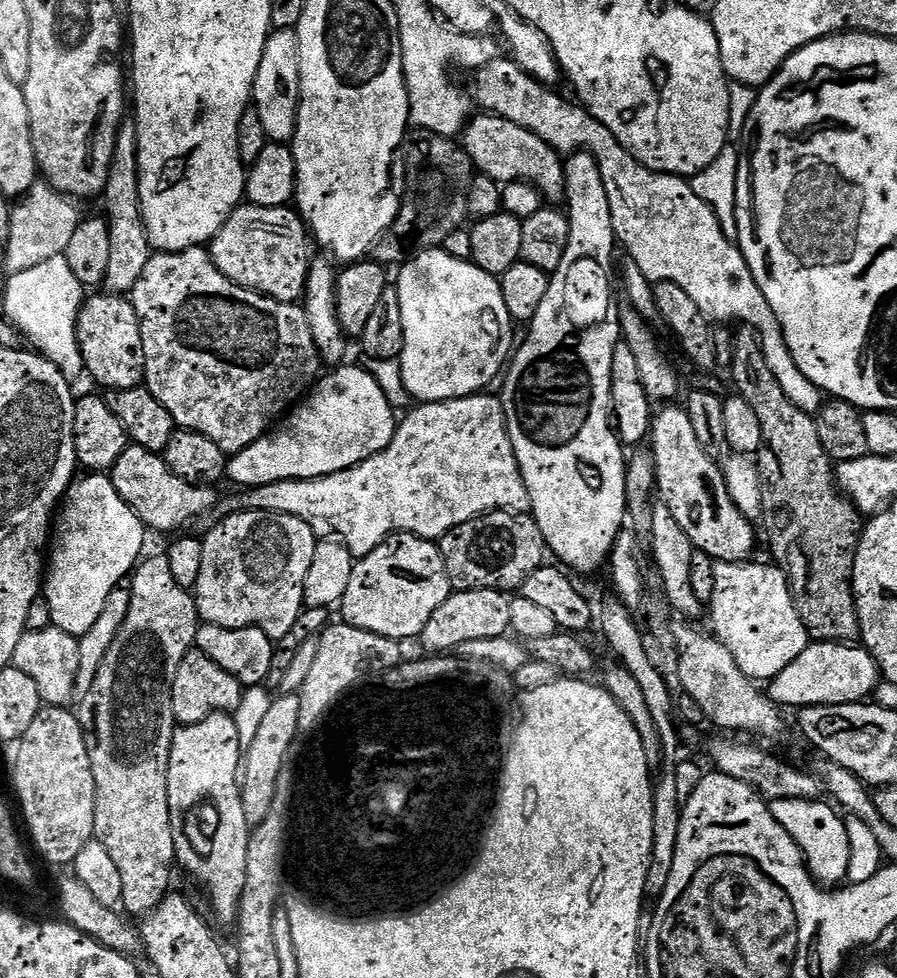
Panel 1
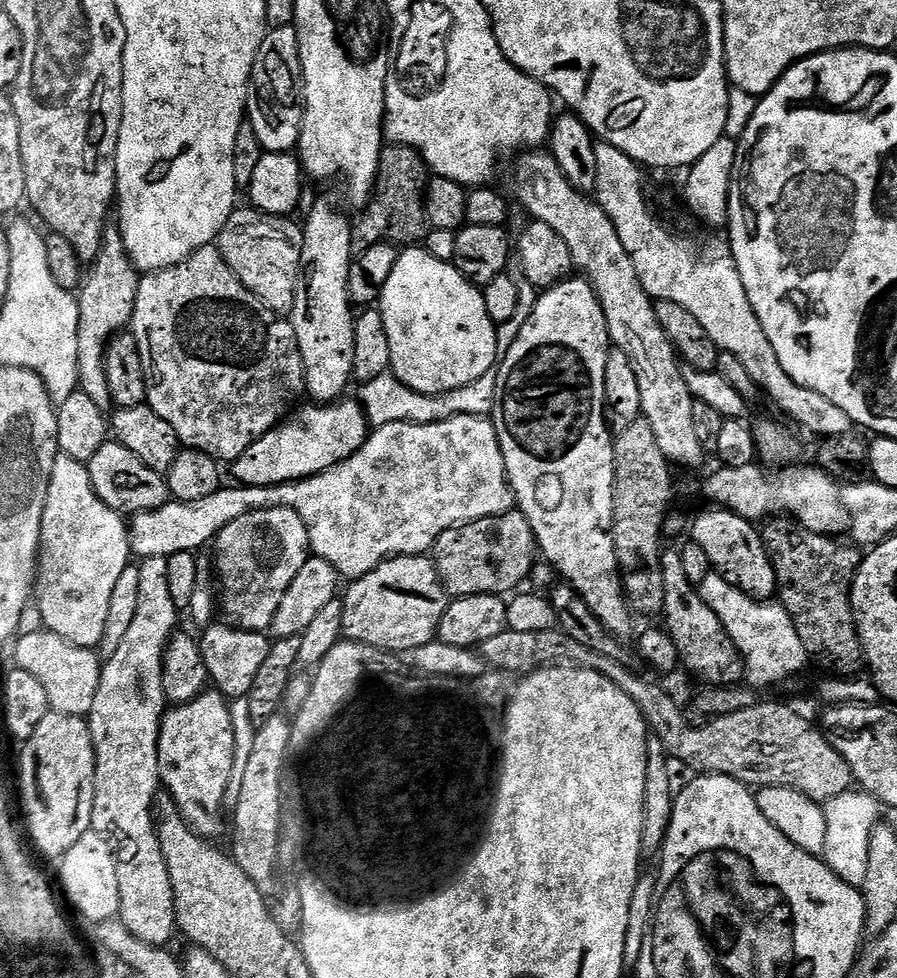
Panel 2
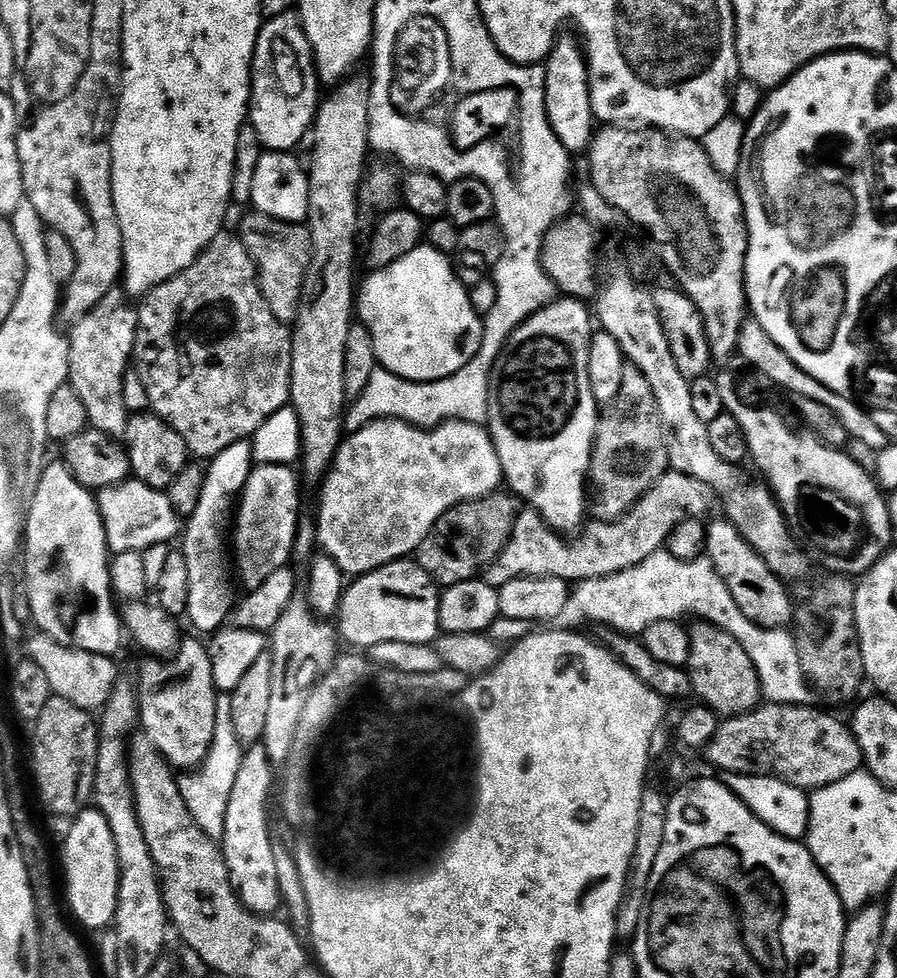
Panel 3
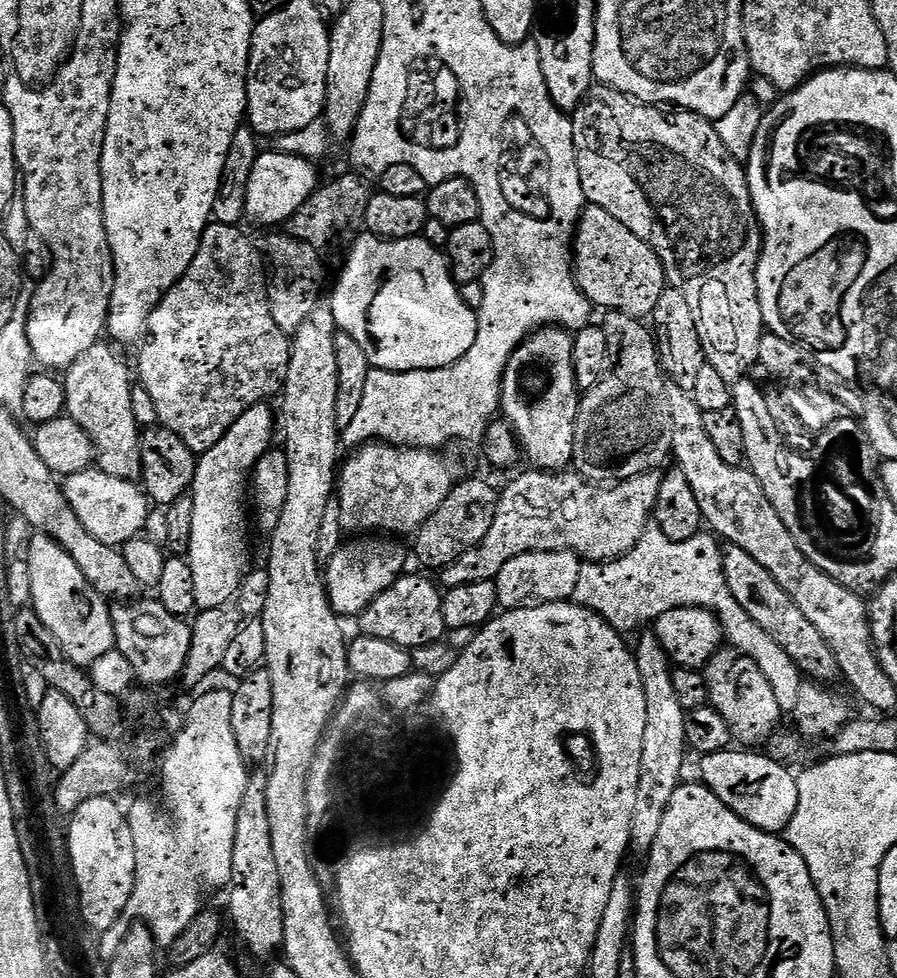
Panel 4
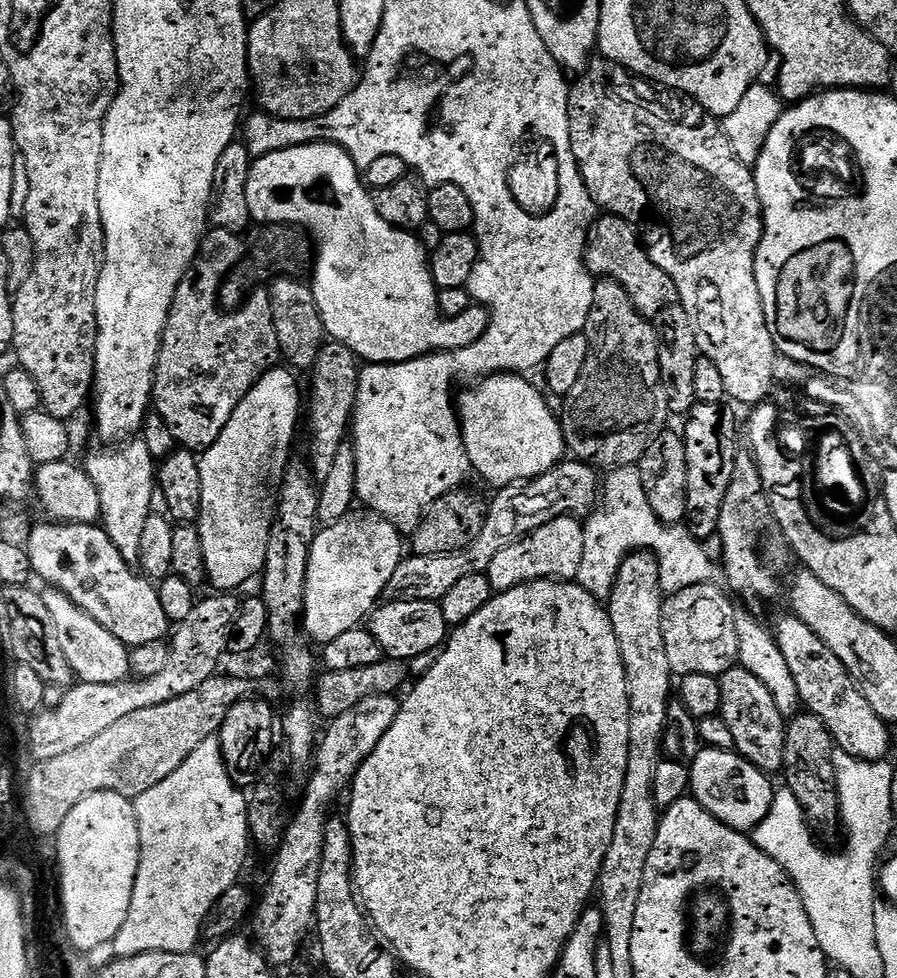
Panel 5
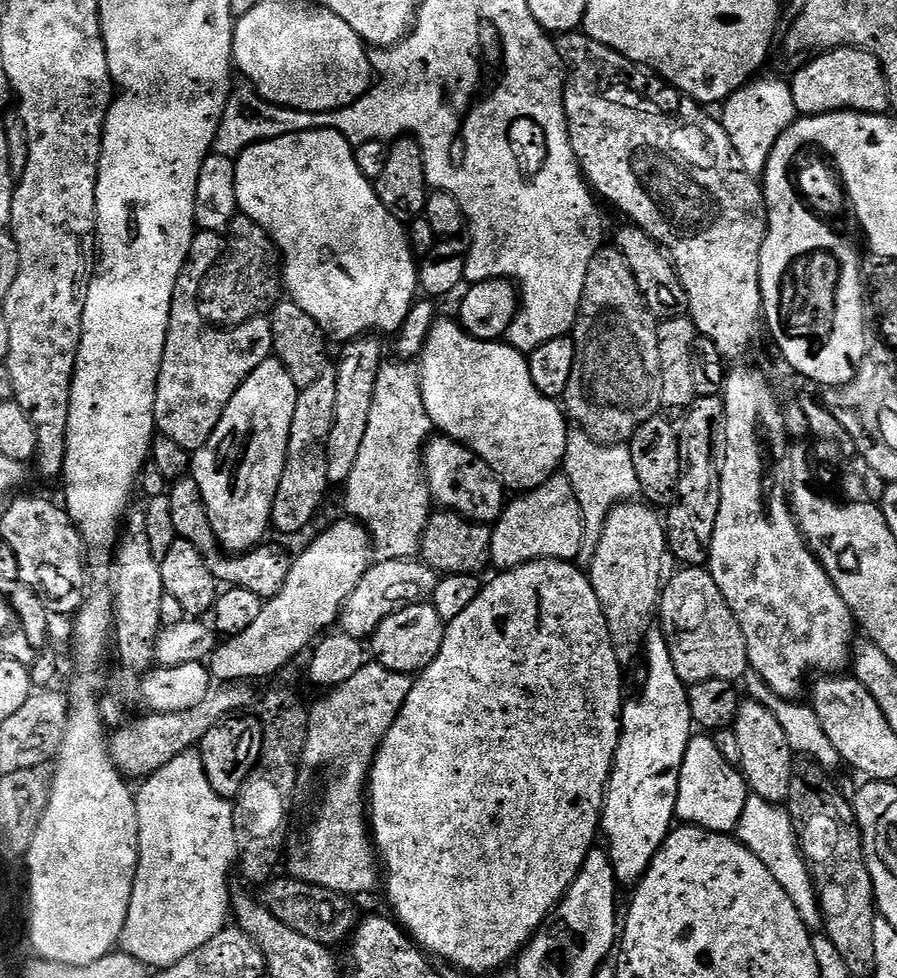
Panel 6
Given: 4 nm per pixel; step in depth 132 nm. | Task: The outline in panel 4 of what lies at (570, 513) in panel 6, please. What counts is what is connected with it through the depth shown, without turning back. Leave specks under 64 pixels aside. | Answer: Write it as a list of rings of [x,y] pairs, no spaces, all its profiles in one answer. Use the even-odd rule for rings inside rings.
[[[531,552],[510,558],[494,577],[499,607],[511,610],[533,604],[553,604],[559,600],[571,601],[576,595],[581,563],[580,557],[572,552]]]

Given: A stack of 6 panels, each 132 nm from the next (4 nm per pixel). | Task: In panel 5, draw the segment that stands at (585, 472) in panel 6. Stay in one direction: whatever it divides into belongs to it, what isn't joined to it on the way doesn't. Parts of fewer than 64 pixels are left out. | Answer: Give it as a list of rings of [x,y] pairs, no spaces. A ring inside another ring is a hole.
[[[616,468],[609,471],[605,482],[602,482],[602,501],[599,506],[587,515],[585,519],[582,546],[582,564],[578,566],[578,574],[575,583],[585,588],[591,596],[597,598],[607,598],[612,593],[612,585],[616,582],[616,571],[620,568],[620,563],[624,557],[637,551],[647,550],[657,557],[660,562],[660,589],[666,594],[671,594],[699,584],[713,583],[718,576],[718,564],[708,557],[708,552],[703,543],[697,540],[687,527],[664,524],[654,514],[650,507],[646,492],[642,489],[642,480],[639,469]]]

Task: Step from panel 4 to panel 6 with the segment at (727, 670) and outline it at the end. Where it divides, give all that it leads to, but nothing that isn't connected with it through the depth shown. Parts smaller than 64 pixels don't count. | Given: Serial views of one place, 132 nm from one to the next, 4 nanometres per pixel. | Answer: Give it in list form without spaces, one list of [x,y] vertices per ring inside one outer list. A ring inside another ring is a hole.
[[[748,698],[740,705],[734,731],[738,742],[738,768],[751,795],[783,805],[794,779],[794,753],[790,742],[786,742],[786,730],[778,726],[778,718],[774,718],[766,706]]]

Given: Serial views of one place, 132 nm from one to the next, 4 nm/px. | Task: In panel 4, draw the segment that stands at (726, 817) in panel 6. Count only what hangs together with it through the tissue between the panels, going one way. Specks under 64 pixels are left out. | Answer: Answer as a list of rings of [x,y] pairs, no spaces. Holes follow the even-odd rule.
[[[756,750],[710,754],[699,761],[699,779],[705,788],[722,798],[722,802],[726,802],[726,806],[730,806],[738,818],[763,832],[780,834],[787,829],[790,818],[794,818],[794,810],[798,810],[796,776],[788,773],[778,761],[760,754]]]

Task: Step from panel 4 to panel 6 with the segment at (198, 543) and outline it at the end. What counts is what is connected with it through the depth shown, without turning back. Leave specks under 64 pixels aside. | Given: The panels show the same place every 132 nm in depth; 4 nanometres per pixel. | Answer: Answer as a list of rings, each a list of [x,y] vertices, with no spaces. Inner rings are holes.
[[[281,360],[262,362],[242,382],[206,446],[191,457],[191,479],[198,482],[216,539],[229,554],[243,554],[257,547],[270,532],[272,507],[288,461],[290,426],[300,394]]]

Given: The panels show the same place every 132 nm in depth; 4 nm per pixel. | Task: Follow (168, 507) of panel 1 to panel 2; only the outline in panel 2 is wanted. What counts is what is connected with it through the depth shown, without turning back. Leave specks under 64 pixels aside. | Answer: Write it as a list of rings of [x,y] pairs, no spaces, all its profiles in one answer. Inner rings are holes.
[[[112,438],[100,445],[87,461],[93,490],[104,500],[104,503],[117,510],[147,510],[158,508],[169,503],[170,491],[168,481],[157,469],[151,468],[142,458]]]

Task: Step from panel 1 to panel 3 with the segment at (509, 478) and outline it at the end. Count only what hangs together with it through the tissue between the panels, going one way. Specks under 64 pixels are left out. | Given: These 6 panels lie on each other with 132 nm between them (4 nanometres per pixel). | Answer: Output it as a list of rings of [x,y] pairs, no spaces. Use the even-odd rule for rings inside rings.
[[[374,420],[362,430],[351,433],[341,443],[340,448],[336,451],[336,458],[332,462],[332,467],[328,469],[323,477],[324,493],[320,496],[320,509],[317,510],[316,517],[314,517],[319,547],[336,560],[345,574],[373,572],[395,560],[411,557],[419,549],[420,544],[426,538],[426,534],[430,534],[430,530],[439,522],[442,514],[448,512],[449,508],[464,504],[468,500],[491,496],[493,492],[501,487],[503,480],[504,471],[500,465],[498,450],[494,446],[492,434],[487,427],[471,424],[465,420],[449,420],[447,424],[440,424],[436,428],[416,428],[412,424],[407,424],[401,420]],[[129,478],[122,484],[99,489],[98,503],[104,519],[109,549],[113,553],[138,552],[156,544],[168,544],[182,532],[182,520],[161,489],[151,488],[141,480]]]

